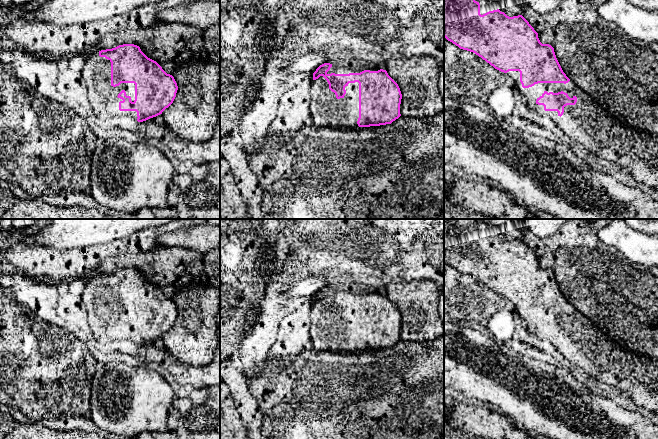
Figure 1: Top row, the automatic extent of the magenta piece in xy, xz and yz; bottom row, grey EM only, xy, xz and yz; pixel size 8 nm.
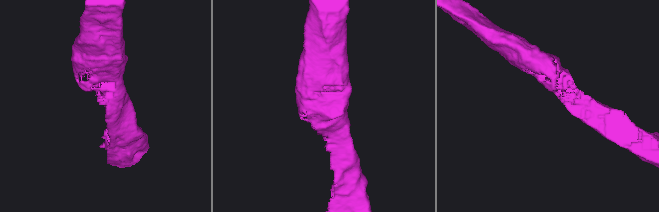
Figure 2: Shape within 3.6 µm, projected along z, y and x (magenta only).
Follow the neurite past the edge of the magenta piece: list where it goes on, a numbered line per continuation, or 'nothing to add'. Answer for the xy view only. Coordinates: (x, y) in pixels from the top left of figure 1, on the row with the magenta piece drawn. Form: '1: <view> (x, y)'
1: xy (96, 71)

